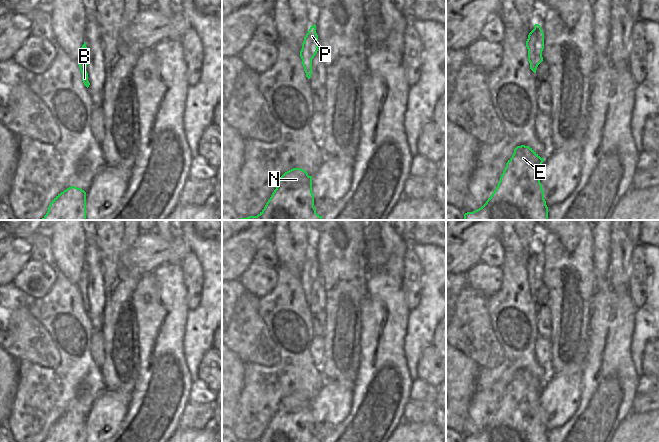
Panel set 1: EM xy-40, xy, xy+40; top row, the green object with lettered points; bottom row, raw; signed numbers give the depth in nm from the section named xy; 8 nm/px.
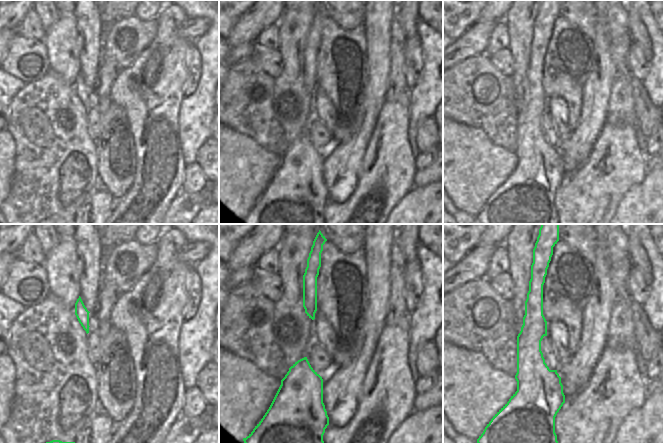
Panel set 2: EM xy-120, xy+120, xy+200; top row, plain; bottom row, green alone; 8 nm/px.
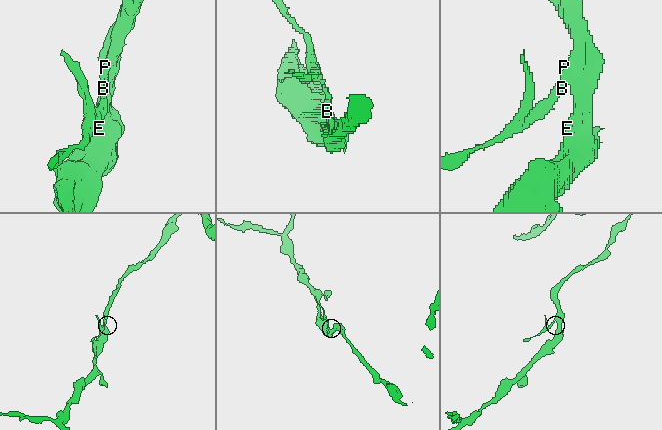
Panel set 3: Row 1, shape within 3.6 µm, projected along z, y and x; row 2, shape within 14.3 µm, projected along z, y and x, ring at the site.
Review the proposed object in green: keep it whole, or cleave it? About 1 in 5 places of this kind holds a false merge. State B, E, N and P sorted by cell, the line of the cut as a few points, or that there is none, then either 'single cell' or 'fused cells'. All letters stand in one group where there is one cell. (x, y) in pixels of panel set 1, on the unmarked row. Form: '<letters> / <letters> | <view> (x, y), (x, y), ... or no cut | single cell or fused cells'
B E N P | no cut | single cell

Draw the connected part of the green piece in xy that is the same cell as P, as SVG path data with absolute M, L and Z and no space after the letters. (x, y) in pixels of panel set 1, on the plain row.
M314 248L304 261L302 273L300 275L302 289L308 303L310 303L312 299L312 283L316 279L318 273L318 259L316 257L316 249Z

